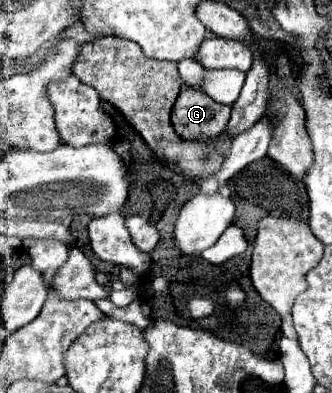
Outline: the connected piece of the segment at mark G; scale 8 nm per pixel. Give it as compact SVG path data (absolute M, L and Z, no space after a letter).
M191 87L183 89L171 113L175 133L183 139L217 137L229 123L231 107L213 101L207 93Z

